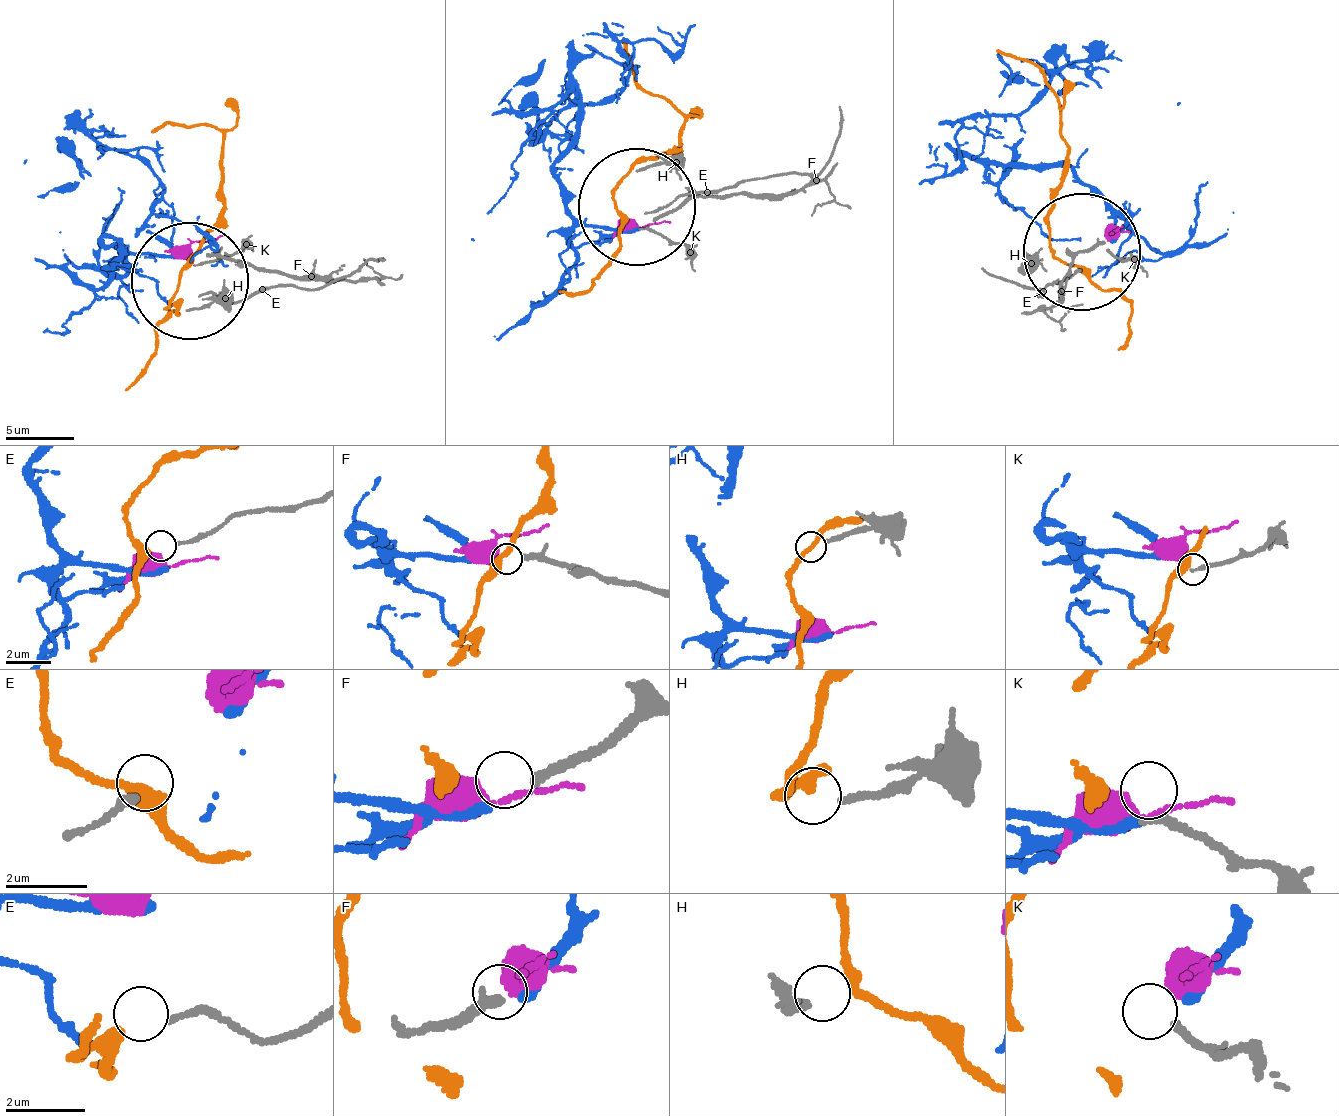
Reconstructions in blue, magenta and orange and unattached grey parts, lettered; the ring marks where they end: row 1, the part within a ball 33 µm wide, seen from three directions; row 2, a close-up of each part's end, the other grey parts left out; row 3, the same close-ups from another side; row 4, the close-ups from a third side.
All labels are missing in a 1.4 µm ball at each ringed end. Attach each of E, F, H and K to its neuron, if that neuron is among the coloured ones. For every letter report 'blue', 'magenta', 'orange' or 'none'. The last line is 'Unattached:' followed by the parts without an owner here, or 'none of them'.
E: orange
F: blue
H: none
K: none
Unattached: H, K

